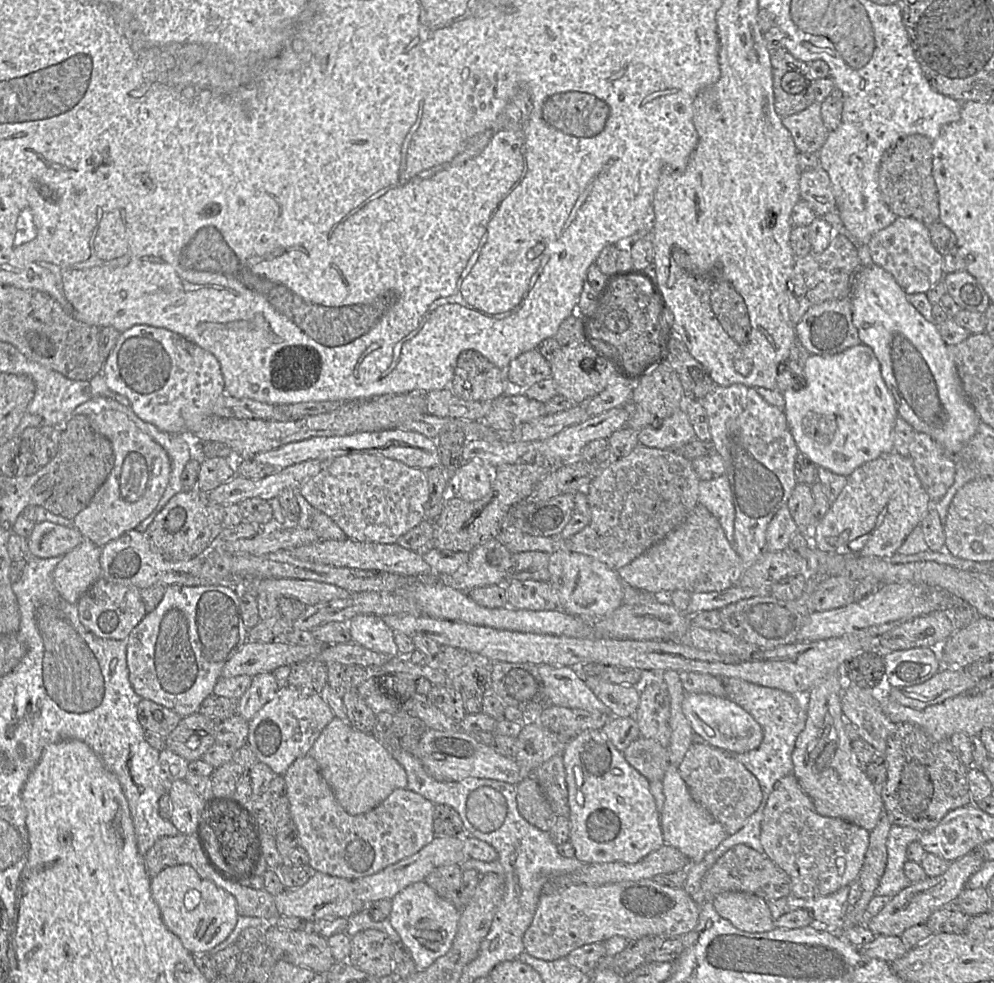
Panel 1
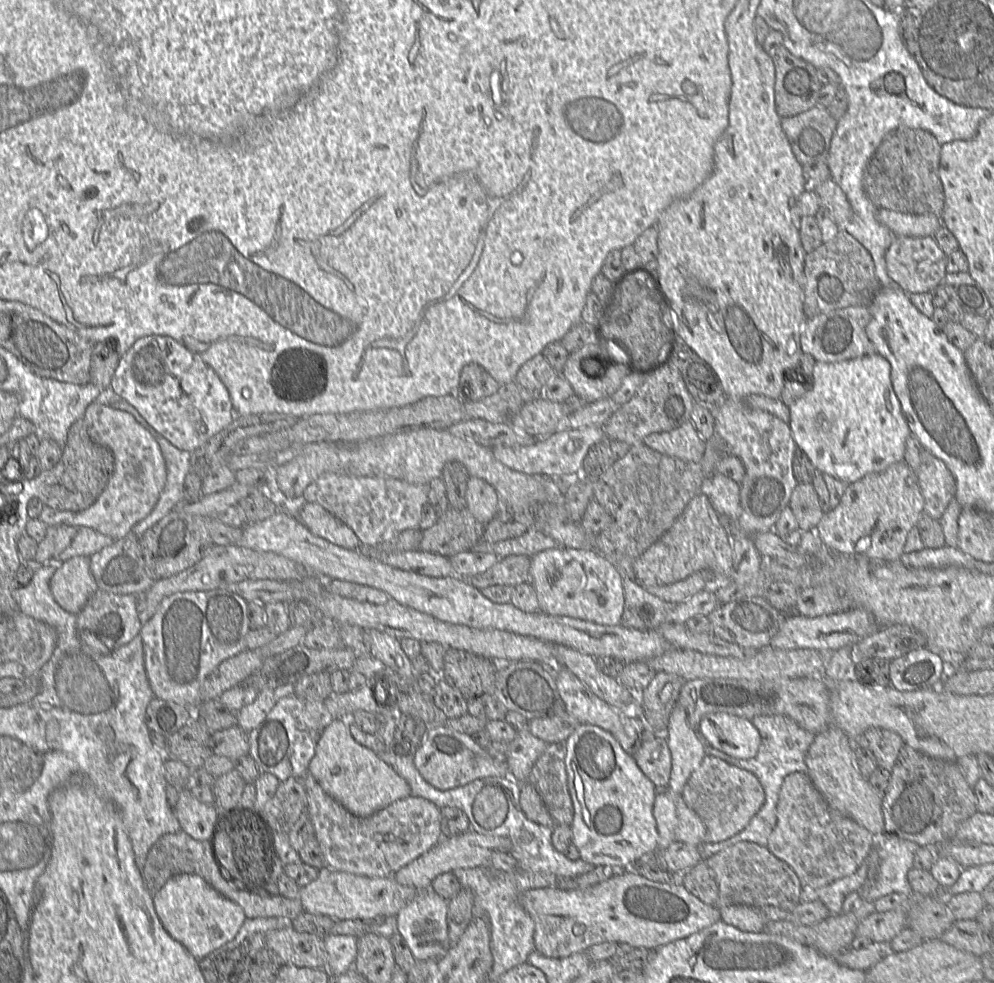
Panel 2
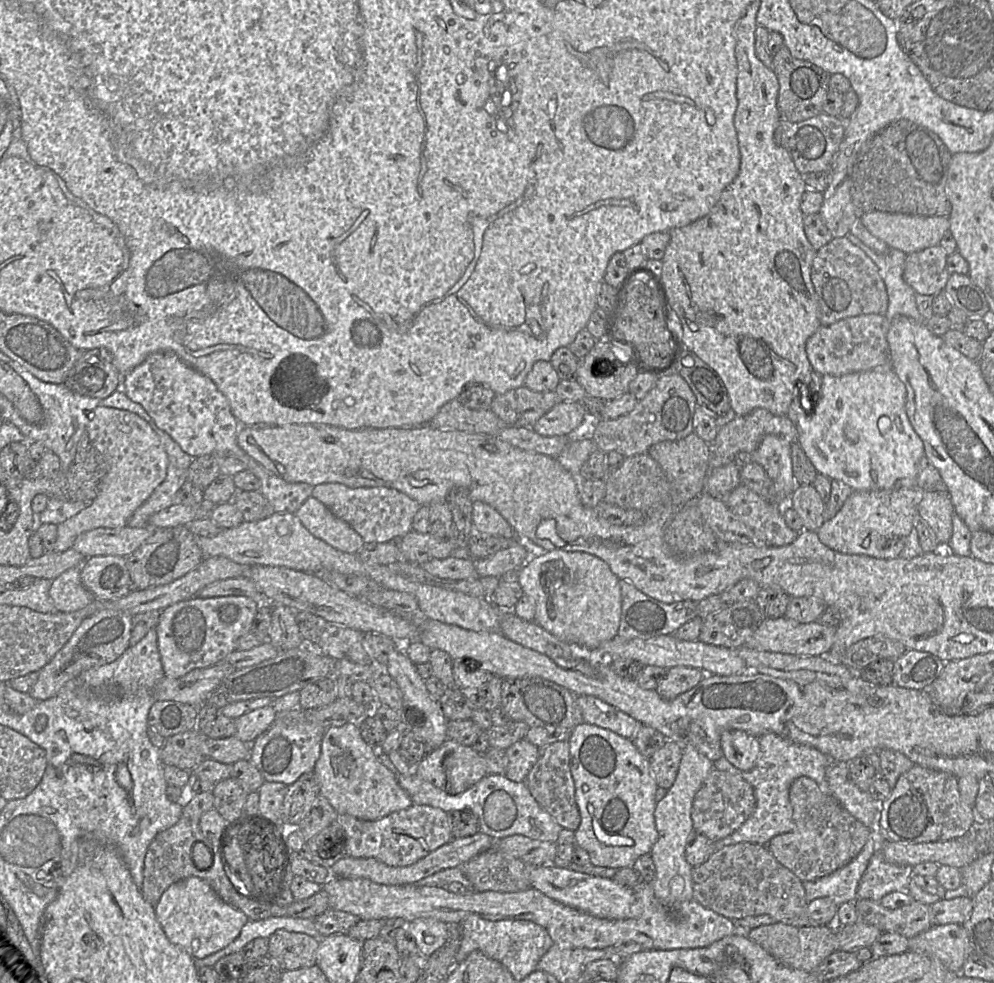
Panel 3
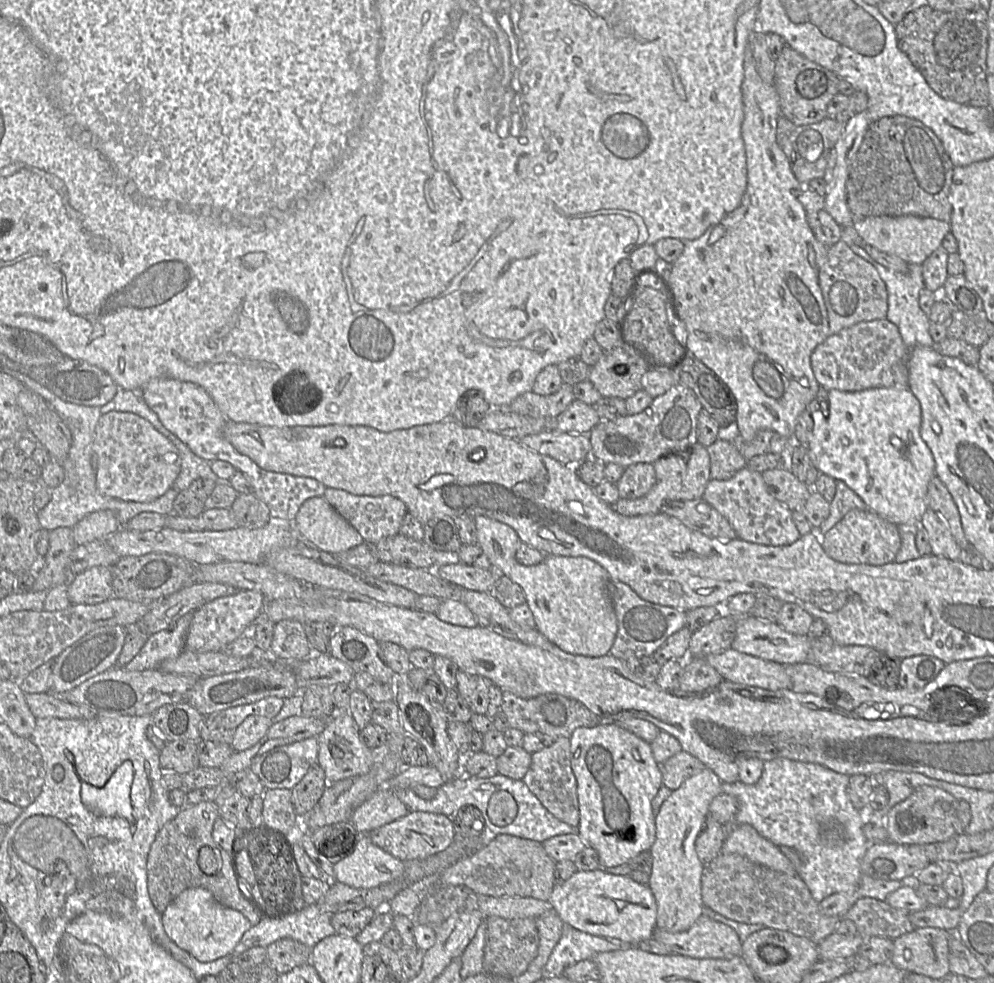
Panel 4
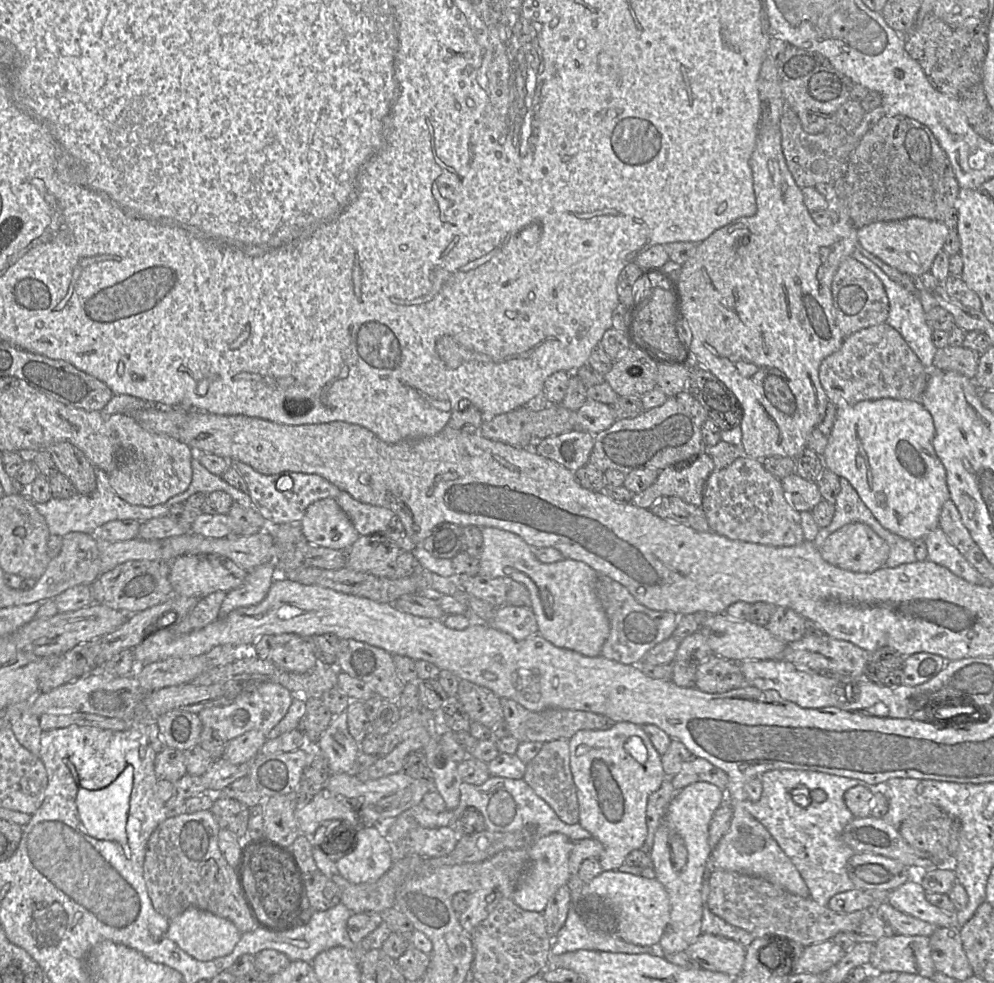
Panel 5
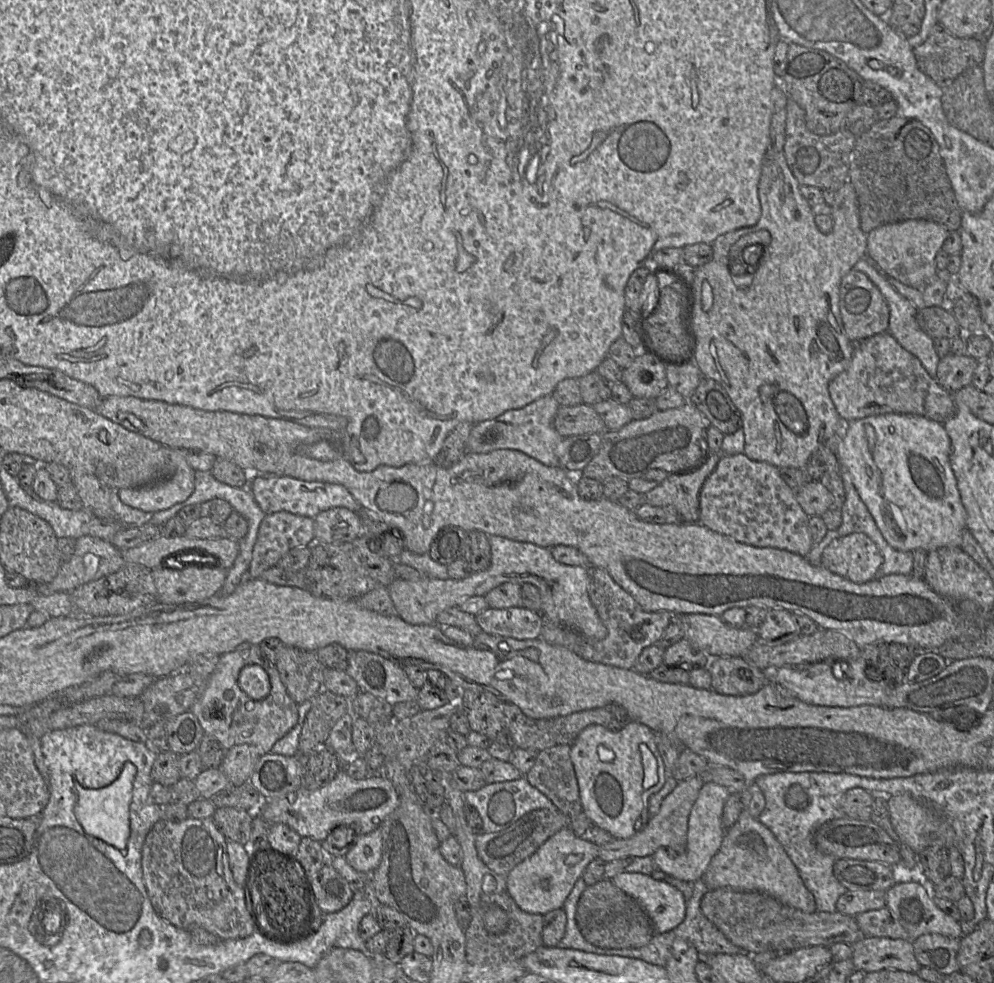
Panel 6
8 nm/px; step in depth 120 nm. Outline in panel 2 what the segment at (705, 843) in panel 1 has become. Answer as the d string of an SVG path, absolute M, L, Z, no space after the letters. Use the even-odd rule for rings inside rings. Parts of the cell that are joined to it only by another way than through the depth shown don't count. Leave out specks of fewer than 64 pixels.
M682 794L675 795L676 841L699 846L705 842L706 828L701 818L687 806Z

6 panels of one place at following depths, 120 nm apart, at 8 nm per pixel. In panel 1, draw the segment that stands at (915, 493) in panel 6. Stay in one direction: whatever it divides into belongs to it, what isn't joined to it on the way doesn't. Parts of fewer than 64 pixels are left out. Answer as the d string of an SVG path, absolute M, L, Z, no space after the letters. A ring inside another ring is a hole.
M860 343L829 356L812 354L803 371L803 387L784 392L784 413L799 452L817 467L848 477L864 463L894 450L892 430L898 417L897 405L869 346Z

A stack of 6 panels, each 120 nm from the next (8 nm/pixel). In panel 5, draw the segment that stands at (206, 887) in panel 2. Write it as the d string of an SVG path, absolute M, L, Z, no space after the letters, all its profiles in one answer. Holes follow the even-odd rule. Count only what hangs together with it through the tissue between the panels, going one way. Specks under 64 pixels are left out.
M188 908L179 916L169 920L167 929L168 938L199 961L210 961L229 954L241 934L230 921L197 908Z

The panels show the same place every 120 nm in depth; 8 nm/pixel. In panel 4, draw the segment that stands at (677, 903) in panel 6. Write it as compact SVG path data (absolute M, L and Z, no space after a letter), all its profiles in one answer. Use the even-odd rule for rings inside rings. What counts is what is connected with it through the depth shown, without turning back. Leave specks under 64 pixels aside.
M600 869L576 871L568 880L554 885L548 902L564 923L592 935L619 939L625 944L636 946L651 939L656 929L657 904L651 889L626 875L614 875Z

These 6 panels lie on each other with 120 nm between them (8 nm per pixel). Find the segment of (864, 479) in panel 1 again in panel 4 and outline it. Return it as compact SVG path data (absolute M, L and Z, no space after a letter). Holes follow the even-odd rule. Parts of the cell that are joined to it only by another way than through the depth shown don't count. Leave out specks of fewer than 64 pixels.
M850 510L820 536L821 546L833 560L844 564L881 566L892 563L901 546L900 527L870 510Z

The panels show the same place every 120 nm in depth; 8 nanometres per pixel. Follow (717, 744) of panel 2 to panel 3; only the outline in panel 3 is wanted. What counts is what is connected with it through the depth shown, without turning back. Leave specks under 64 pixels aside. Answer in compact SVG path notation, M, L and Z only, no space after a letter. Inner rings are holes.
M727 730L720 738L723 756L736 768L750 770L760 753L759 737L742 730Z

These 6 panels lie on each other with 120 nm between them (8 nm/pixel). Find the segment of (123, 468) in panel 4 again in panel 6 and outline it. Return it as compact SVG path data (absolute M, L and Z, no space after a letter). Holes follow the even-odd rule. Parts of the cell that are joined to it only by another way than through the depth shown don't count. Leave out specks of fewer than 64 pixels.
M169 448L172 473L156 482L118 490L121 501L144 512L158 512L185 501L195 487L195 470L186 459L189 449Z

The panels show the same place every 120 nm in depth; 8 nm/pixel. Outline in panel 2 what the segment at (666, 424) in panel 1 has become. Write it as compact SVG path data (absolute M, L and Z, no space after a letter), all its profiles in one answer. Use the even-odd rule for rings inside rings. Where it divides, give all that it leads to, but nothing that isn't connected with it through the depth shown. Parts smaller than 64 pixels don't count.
M691 421L668 432L650 434L643 443L662 454L695 463L701 462L706 449L706 441Z

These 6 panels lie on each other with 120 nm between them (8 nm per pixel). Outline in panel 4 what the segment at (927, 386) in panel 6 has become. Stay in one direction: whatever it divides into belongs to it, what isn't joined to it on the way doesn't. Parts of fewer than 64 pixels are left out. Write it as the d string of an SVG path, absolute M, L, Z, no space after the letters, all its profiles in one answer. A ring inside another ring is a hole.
M885 319L864 321L830 334L813 350L810 360L814 376L827 391L837 389L856 392L871 388L909 388L908 358L910 350L903 343L895 324Z

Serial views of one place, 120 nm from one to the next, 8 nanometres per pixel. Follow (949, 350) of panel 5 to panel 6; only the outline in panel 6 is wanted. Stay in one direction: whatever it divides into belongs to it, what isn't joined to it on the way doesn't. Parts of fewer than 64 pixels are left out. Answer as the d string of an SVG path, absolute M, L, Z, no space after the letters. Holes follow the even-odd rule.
M947 354L939 359L935 380L948 392L971 385L978 361L967 355Z

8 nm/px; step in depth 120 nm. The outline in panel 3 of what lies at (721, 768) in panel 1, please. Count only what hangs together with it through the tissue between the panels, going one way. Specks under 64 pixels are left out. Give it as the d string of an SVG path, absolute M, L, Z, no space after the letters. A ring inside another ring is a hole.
M713 769L697 791L692 805L694 833L716 842L737 830L752 814L756 806L753 787L740 775Z

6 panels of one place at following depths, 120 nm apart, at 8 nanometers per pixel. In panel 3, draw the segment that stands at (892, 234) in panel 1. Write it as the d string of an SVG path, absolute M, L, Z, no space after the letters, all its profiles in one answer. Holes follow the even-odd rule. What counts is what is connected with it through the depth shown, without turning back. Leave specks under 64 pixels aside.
M938 244L907 255L903 279L916 294L932 295L944 291L950 273L947 254Z

